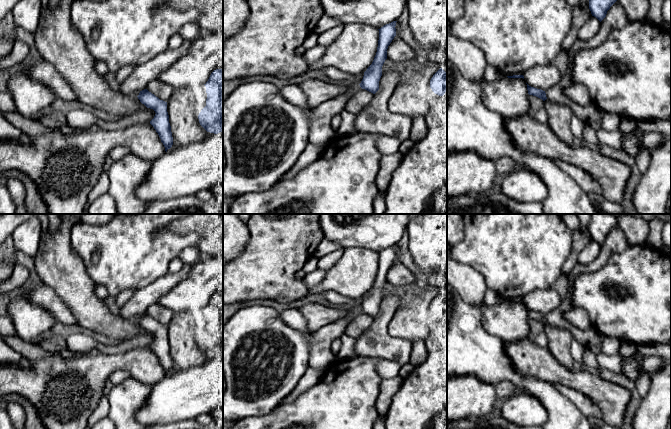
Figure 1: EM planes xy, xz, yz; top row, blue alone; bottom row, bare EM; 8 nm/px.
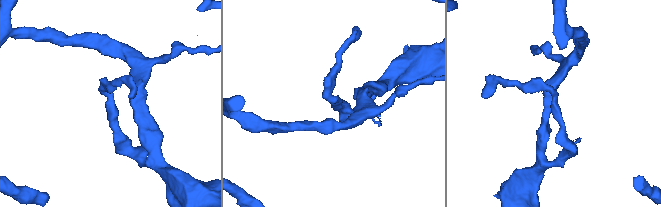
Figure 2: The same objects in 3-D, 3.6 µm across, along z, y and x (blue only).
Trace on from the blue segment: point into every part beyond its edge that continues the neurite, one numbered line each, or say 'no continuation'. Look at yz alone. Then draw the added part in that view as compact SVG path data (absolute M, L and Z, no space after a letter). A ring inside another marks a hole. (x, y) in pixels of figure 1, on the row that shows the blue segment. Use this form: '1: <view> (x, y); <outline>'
no continuation

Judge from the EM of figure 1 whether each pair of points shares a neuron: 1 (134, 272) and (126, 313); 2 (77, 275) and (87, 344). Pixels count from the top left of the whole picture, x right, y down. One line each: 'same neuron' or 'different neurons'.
1: different neurons
2: different neurons

